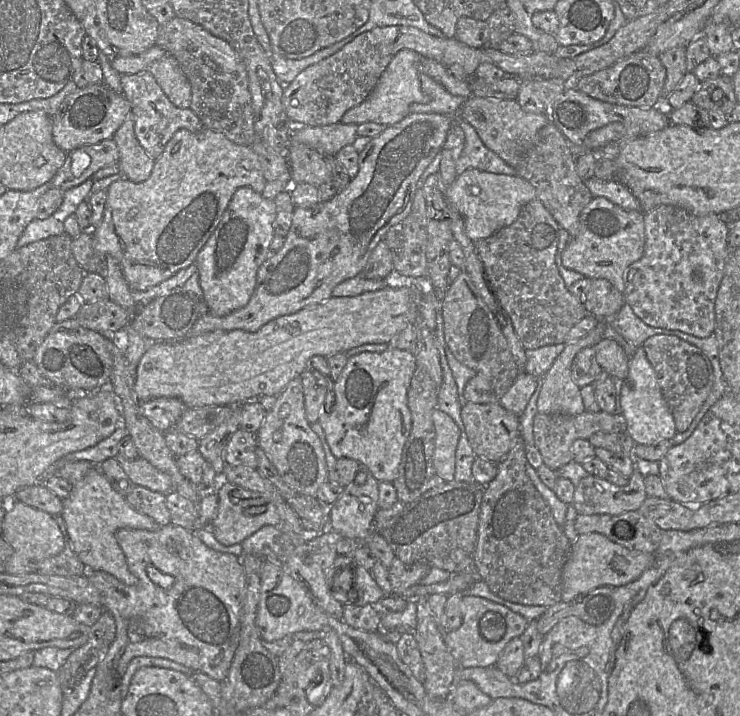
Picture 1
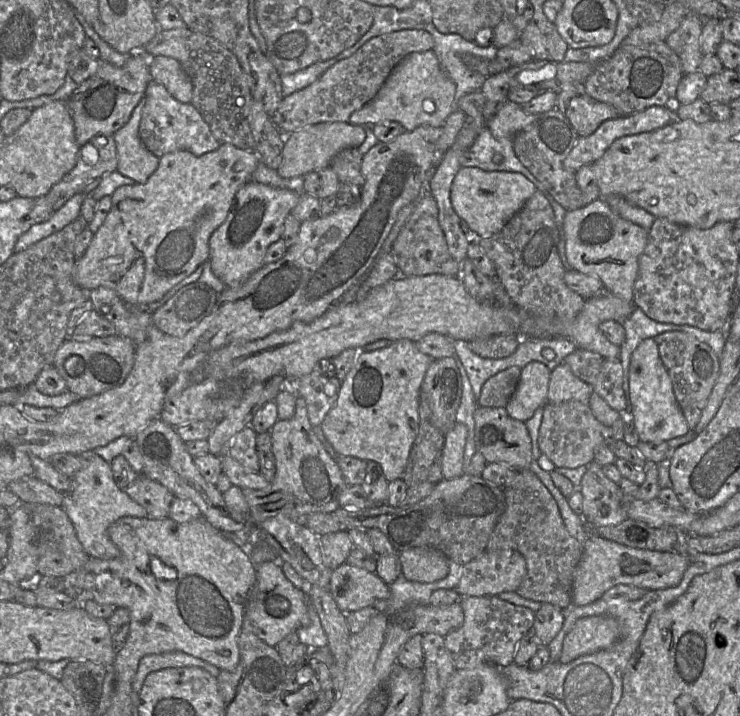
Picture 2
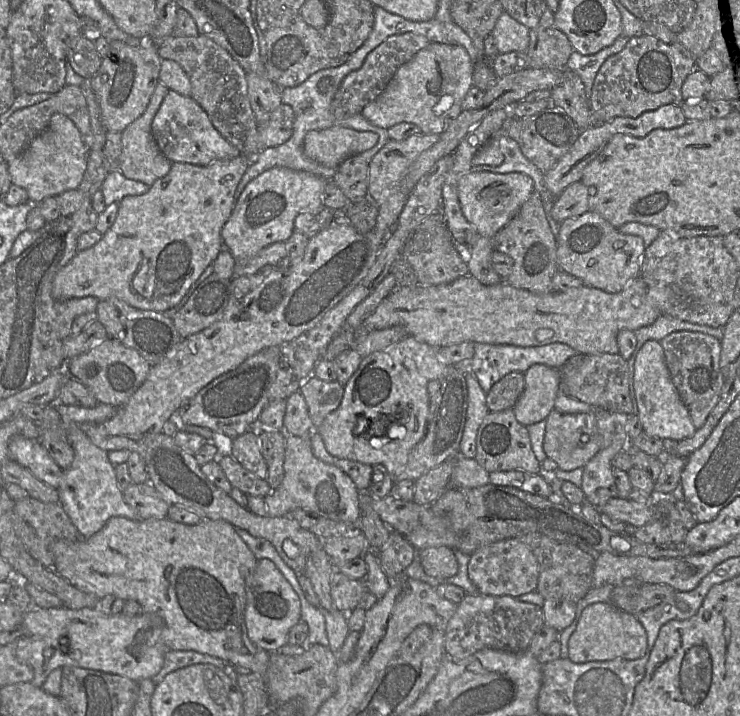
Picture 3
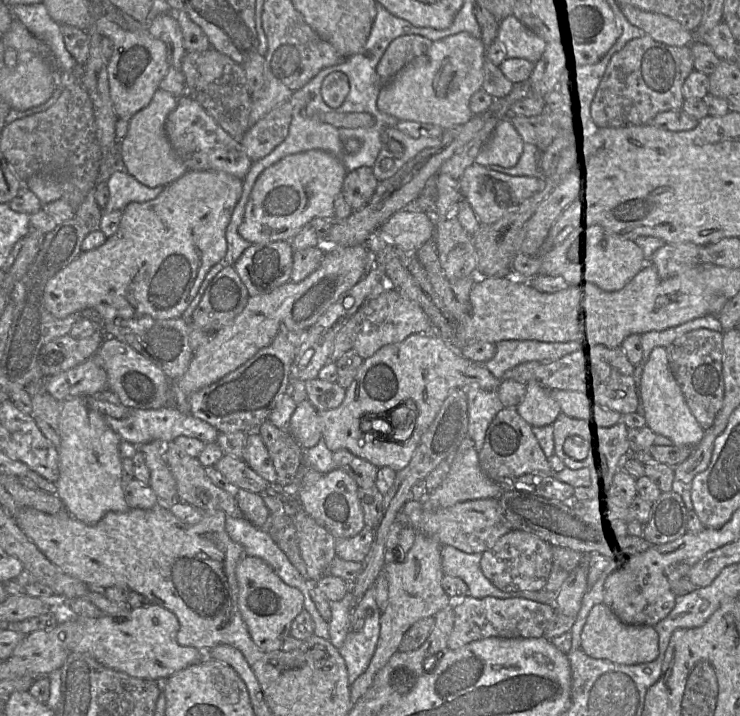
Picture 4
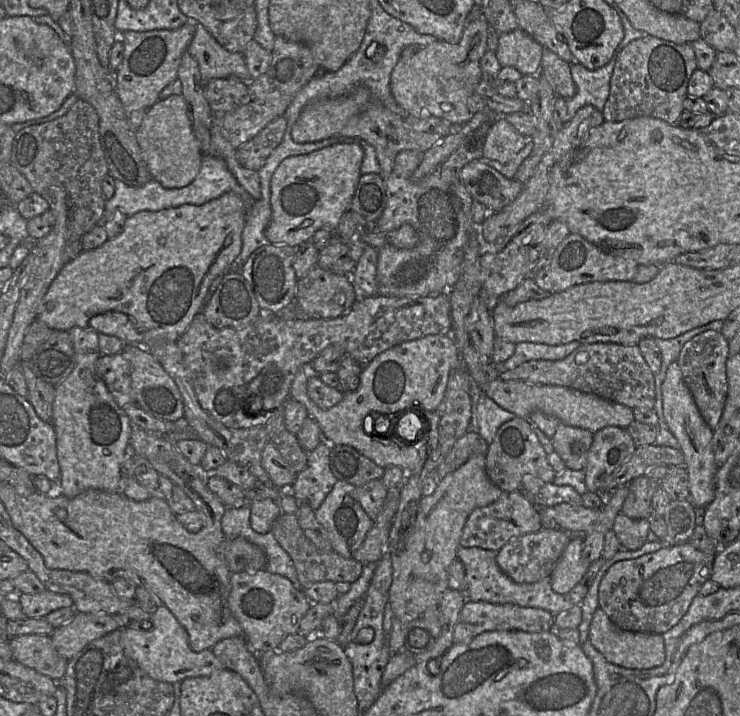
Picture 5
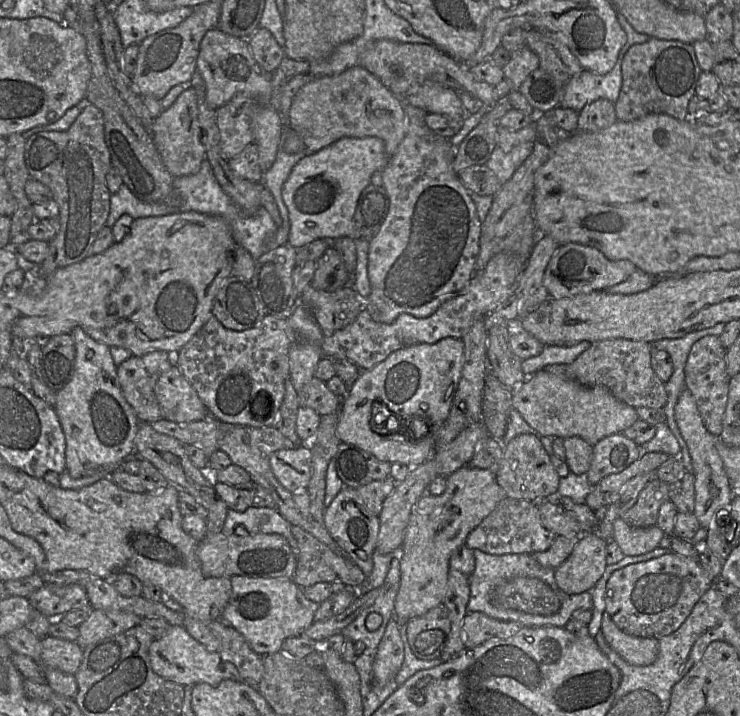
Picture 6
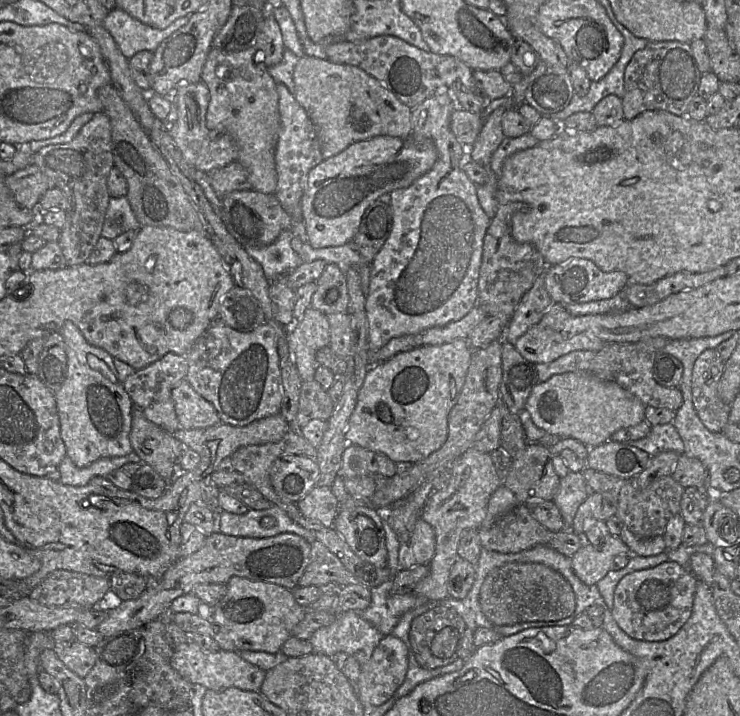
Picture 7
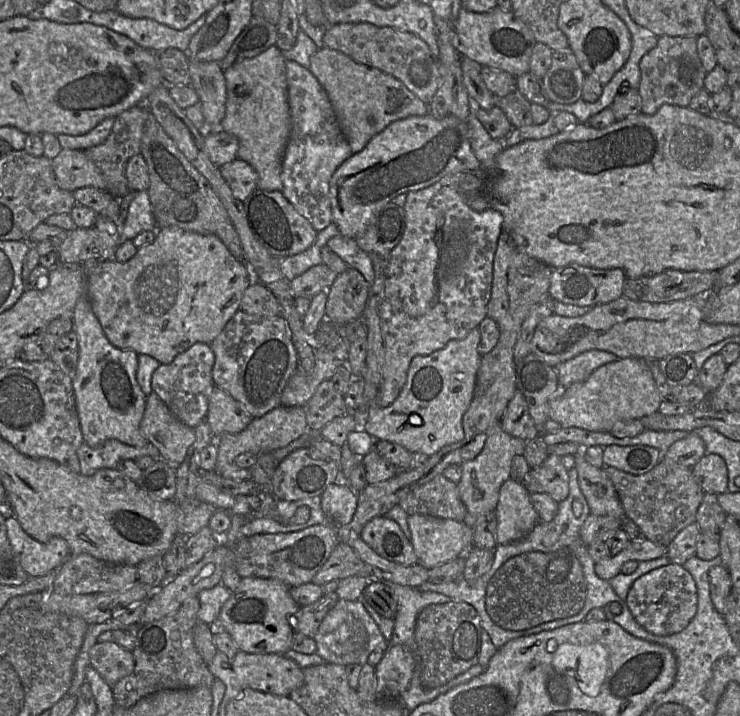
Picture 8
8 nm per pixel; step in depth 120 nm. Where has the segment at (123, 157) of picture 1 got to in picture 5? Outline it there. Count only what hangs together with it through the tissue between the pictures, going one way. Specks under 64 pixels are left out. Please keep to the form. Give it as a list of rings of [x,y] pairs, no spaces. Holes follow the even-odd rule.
[[[182,94],[159,99],[149,107],[136,129],[136,138],[152,179],[163,187],[182,188],[197,176],[202,161],[201,146],[193,131],[188,106]]]

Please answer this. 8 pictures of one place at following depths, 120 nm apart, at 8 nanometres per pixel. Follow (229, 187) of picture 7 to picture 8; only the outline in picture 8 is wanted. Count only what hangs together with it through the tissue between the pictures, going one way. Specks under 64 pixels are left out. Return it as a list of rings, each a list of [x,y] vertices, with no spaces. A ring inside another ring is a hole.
[[[236,158],[219,167],[219,170],[236,199],[243,202],[257,189],[258,174],[246,161]]]

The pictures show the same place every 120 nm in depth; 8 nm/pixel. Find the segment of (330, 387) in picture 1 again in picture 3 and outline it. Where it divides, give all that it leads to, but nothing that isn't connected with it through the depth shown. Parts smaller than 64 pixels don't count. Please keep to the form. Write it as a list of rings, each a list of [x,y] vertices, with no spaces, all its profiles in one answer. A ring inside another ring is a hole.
[[[312,374],[299,388],[305,398],[309,416],[319,428],[325,417],[336,410],[344,395],[344,385],[335,381],[324,381]]]

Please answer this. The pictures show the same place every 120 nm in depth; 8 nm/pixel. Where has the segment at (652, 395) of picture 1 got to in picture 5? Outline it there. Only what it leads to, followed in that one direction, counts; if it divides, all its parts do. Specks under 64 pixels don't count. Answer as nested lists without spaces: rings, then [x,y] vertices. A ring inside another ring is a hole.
[[[672,362],[666,372],[662,387],[663,415],[669,431],[677,439],[684,456],[688,473],[690,501],[694,507],[704,509],[714,499],[718,466],[712,449],[713,430],[703,420],[692,394],[686,386],[677,362]]]

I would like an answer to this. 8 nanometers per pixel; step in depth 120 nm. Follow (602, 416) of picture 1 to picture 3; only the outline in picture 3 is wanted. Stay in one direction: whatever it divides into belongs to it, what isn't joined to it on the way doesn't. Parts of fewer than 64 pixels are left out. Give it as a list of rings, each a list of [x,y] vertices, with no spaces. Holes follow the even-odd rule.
[[[554,409],[546,419],[546,431],[543,448],[547,458],[557,463],[558,468],[572,471],[584,467],[603,447],[603,436],[598,428],[596,411],[588,413],[567,414]]]

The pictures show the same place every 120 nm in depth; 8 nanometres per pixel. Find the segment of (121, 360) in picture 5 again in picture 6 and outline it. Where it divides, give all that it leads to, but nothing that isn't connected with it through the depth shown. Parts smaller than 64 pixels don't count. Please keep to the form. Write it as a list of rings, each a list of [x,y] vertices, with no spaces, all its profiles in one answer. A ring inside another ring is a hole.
[[[165,351],[133,355],[117,366],[122,393],[140,422],[163,419],[154,388],[159,377],[175,365],[173,355]]]

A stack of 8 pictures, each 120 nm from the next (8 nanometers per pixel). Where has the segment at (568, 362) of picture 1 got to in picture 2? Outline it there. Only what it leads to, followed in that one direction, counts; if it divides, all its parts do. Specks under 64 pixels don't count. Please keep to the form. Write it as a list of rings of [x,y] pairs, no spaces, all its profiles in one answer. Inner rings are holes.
[[[560,363],[552,370],[548,388],[549,404],[558,404],[571,400],[589,404],[592,393],[592,385],[575,376],[568,364]]]

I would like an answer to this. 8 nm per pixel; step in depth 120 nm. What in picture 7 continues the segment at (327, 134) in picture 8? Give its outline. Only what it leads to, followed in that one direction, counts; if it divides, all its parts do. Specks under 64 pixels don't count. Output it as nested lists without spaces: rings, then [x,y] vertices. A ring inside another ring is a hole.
[[[277,84],[277,91],[279,94],[278,108],[282,121],[282,130],[275,152],[278,180],[274,194],[289,212],[296,213],[299,221],[303,221],[301,199],[307,186],[308,174],[325,158],[322,155],[316,129],[305,109],[285,85]]]

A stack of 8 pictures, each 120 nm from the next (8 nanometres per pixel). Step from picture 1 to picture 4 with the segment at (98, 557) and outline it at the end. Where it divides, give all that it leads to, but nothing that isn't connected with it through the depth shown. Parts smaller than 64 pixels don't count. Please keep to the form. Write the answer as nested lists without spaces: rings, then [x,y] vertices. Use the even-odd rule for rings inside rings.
[[[84,396],[61,401],[60,407],[57,497],[70,515],[86,525],[97,524],[108,512],[127,512],[130,508],[121,480],[120,436],[106,423],[104,415],[88,407]]]

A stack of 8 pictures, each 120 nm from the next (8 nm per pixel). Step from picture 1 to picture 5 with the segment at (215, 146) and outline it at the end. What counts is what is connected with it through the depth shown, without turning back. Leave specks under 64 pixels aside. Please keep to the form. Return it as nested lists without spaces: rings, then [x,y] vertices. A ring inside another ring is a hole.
[[[224,193],[220,197],[202,205],[184,204],[174,208],[158,211],[140,211],[127,216],[123,230],[114,238],[108,239],[101,246],[88,251],[82,251],[76,258],[66,263],[52,281],[42,298],[36,319],[44,322],[53,330],[68,331],[73,327],[91,329],[98,334],[115,336],[126,344],[147,345],[162,340],[177,341],[186,331],[196,314],[200,313],[209,293],[212,282],[227,271],[242,249],[242,231],[245,224],[246,208],[243,200],[234,193]]]

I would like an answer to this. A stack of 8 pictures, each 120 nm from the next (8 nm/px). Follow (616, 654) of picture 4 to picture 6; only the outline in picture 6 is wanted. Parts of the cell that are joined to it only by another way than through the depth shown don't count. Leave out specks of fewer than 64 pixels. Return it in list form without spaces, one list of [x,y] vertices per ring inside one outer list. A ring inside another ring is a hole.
[[[606,611],[602,615],[601,633],[608,645],[631,665],[650,665],[658,656],[659,639],[623,632]]]

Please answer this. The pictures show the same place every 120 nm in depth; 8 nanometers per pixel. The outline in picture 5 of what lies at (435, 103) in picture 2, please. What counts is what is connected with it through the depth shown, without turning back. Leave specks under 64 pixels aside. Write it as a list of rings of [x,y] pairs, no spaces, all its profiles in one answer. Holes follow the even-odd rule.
[[[485,17],[467,22],[456,44],[438,40],[423,48],[406,48],[391,73],[390,87],[395,101],[410,116],[436,116],[463,125],[473,116],[467,100],[484,78],[480,60],[488,50],[489,23]]]

